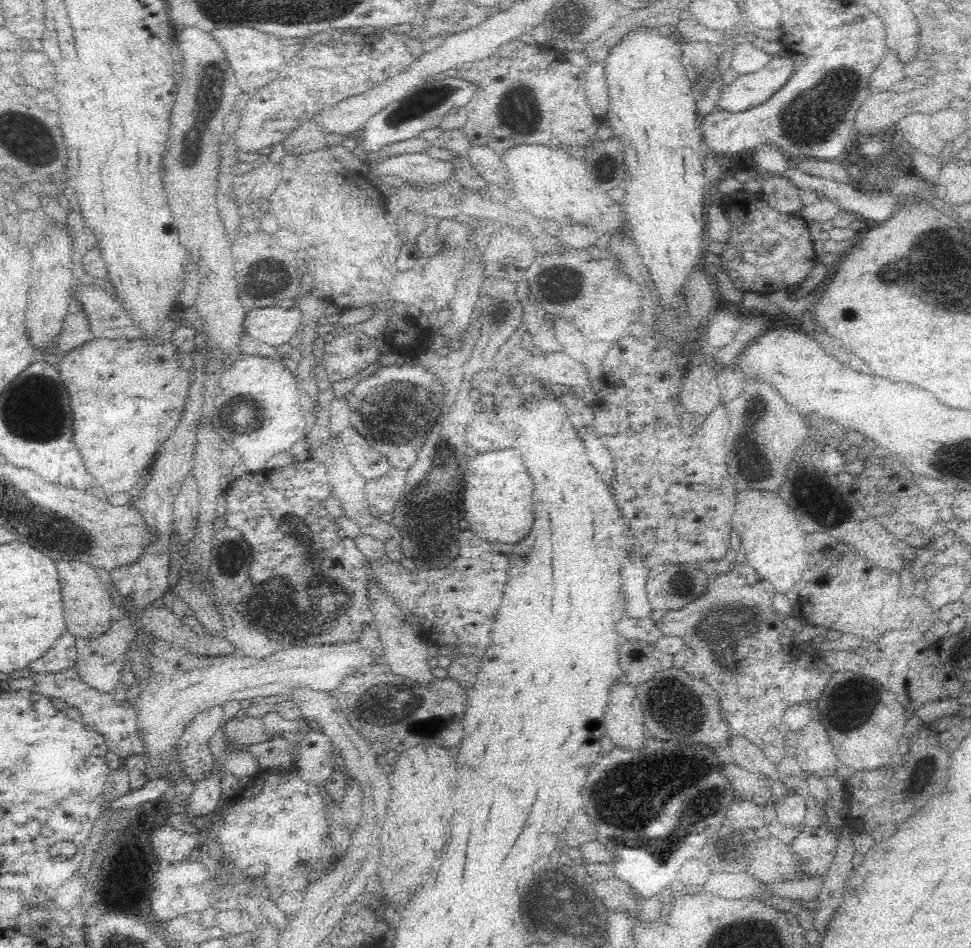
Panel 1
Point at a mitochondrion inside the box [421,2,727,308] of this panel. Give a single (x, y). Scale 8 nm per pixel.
(519, 111)

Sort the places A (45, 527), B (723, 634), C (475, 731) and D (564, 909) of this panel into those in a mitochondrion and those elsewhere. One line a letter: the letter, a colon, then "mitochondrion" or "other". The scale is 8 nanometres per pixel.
A: mitochondrion
B: mitochondrion
C: other
D: mitochondrion

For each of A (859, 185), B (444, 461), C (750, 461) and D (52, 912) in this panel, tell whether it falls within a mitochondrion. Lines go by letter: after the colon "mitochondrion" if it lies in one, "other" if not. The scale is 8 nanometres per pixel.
A: other
B: mitochondrion
C: mitochondrion
D: other

